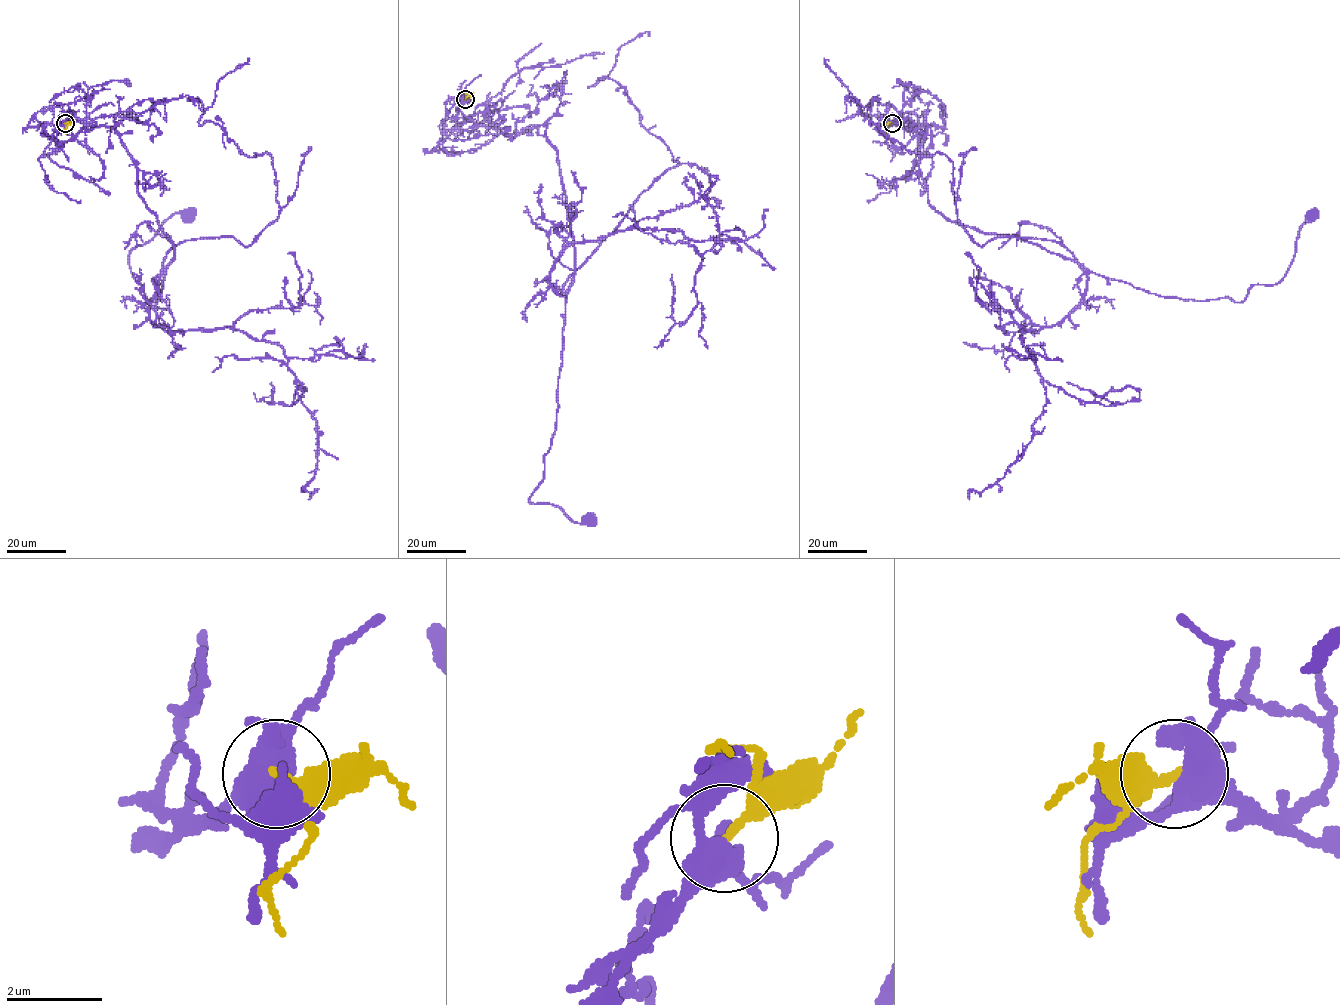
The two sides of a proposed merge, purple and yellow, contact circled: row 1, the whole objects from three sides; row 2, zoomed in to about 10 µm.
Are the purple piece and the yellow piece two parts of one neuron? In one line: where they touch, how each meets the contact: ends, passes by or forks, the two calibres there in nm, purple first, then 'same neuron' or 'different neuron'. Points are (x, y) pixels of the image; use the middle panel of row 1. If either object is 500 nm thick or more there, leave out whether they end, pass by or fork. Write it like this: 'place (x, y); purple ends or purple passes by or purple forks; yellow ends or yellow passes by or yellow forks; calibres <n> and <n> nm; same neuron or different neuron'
place (465, 99); purple forks; yellow ends; calibres 460 and 220 nm; different neuron

